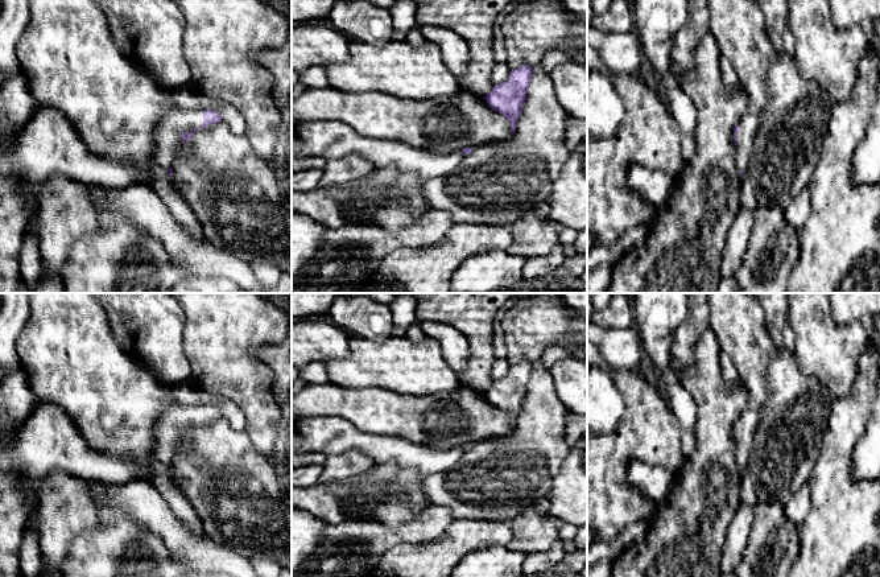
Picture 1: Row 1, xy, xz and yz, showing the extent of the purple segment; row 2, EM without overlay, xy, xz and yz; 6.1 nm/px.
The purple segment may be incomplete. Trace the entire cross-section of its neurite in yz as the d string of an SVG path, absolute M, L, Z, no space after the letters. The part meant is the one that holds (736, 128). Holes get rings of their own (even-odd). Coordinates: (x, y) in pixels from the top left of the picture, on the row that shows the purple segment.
M708 0L710 32L720 55L727 57L748 95L748 107L734 128L739 176L752 156L755 135L768 104L767 73L777 58L765 28L764 13L755 0Z

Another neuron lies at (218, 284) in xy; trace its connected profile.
M186 277L172 288L170 293L241 293L240 288L226 277Z

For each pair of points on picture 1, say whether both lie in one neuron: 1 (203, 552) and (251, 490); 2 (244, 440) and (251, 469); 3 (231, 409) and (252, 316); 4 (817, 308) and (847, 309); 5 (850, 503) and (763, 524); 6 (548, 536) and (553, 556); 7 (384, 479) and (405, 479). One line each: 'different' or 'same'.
1: different
2: same
3: different
4: different
5: different
6: different
7: same

